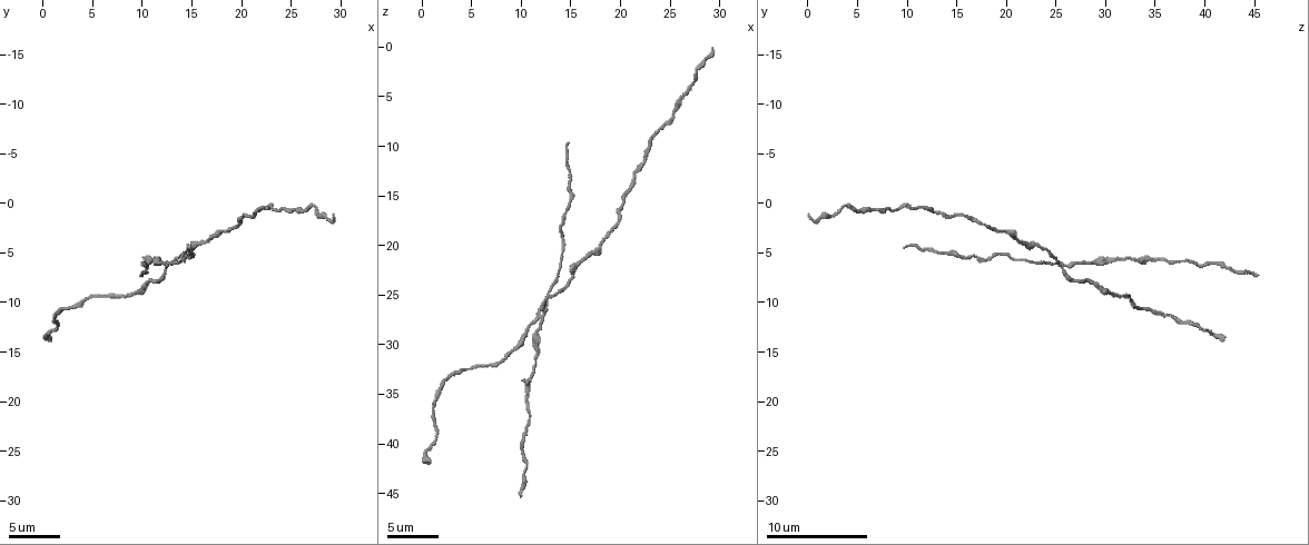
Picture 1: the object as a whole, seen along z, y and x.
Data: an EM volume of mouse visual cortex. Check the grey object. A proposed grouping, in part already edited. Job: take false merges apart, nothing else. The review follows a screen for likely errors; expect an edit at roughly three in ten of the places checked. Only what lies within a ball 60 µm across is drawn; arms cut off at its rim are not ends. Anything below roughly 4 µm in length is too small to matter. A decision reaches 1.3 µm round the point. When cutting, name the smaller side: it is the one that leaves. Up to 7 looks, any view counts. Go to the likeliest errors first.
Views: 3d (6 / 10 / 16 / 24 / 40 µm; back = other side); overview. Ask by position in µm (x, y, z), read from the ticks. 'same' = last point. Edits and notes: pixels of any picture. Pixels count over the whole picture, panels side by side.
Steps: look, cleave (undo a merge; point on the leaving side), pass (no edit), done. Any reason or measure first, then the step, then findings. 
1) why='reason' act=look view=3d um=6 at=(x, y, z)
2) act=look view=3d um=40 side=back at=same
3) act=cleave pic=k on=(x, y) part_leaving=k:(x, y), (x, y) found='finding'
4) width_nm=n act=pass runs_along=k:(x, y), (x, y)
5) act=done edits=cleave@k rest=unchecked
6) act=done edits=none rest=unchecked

why='three-way junction' act=look view=3d um=10 at=(12.6, 6.6, 25.6)

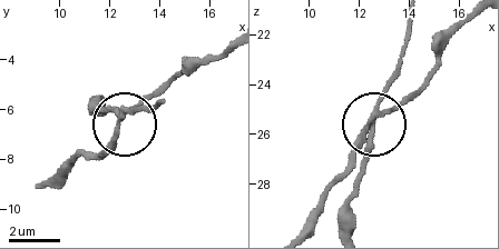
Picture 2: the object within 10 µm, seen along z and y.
act=look view=3d um=10 side=back at=(12.4, 6.7, 25.7)

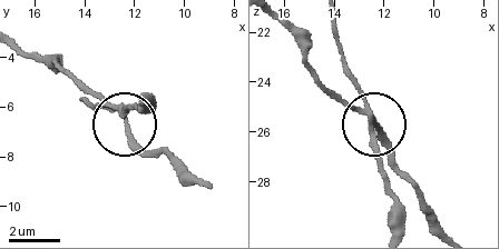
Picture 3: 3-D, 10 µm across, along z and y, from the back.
side_arm_um=22 act=pass found='all the same neuron'

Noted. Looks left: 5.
why='calibre changes' act=look view=3d um=16 at=(11.2, 5.4, 33.0)

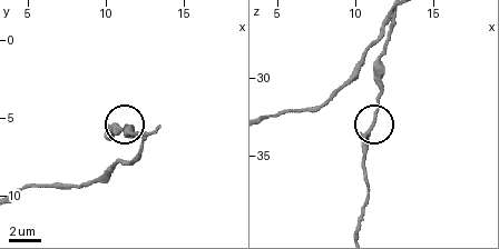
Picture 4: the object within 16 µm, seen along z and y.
width_nm=200 act=pass found='one neuron here'

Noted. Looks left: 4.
why='thick turns thin' act=look view=3d um=10 at=(4.4, 9.8, 32.2)

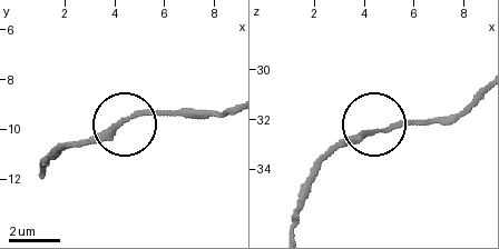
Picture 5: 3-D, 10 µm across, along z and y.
width_nm=180 act=pass runs_along=5:(225, 111), (136, 116), (74, 146) found='one neuron here'

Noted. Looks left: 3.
act=done edits=none rest=unchecked

